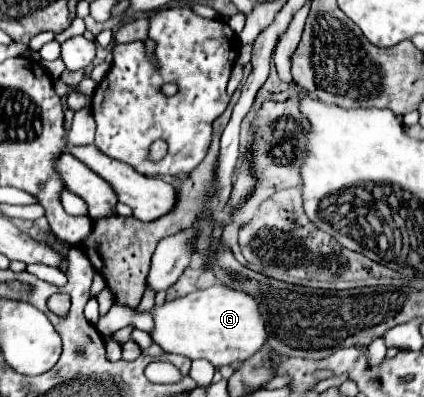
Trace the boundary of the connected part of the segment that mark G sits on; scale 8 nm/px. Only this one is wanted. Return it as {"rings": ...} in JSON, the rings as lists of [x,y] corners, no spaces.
{"rings":[[[207,263],[206,271],[201,273],[197,284],[198,291],[193,291],[193,293],[189,293],[189,295],[185,295],[185,297],[177,297],[177,299],[173,299],[173,301],[167,301],[167,303],[163,303],[163,305],[155,305],[155,307],[153,307],[151,315],[153,315],[153,321],[155,321],[155,331],[149,333],[151,339],[153,339],[153,343],[157,343],[165,353],[183,355],[183,357],[189,357],[189,359],[207,359],[207,361],[213,363],[213,367],[243,363],[243,361],[249,359],[255,351],[259,351],[259,347],[261,347],[261,345],[265,343],[265,339],[267,339],[267,331],[265,331],[265,327],[263,327],[263,317],[259,315],[259,305],[255,303],[255,299],[251,299],[251,295],[243,295],[243,293],[239,293],[239,291],[231,291],[229,287],[223,287],[223,284],[220,283],[220,281],[212,277],[212,272],[207,269]]]}

